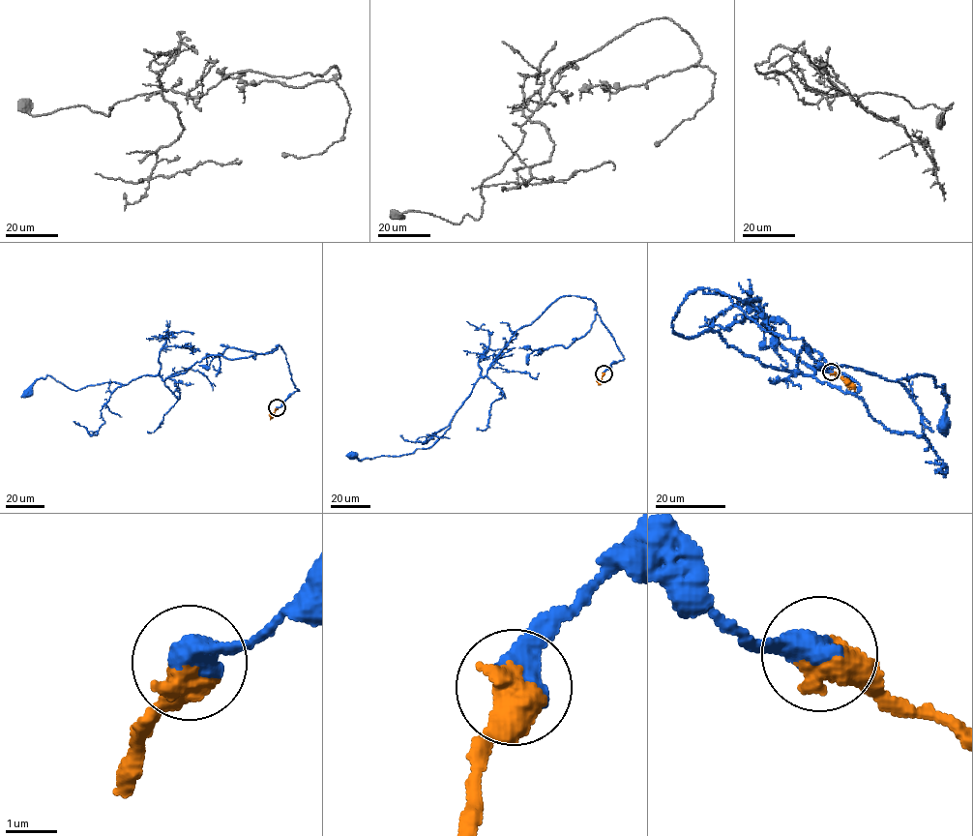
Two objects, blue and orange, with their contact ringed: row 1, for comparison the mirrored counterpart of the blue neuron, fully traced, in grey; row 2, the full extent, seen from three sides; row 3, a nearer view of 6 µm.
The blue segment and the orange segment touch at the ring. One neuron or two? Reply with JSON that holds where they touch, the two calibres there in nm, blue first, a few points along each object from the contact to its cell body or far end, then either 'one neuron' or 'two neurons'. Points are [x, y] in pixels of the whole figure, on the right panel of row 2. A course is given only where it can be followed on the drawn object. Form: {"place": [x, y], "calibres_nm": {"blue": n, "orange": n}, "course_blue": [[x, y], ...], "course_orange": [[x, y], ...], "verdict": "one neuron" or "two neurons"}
{"place": [831, 372], "calibres_nm": {"blue": 600, "orange": 700}, "course_blue": [[831, 372], [719, 291], [695, 289], [672, 319], [675, 334], [718, 331], [806, 374], [930, 375], [946, 425]], "course_orange": [[831, 372], [846, 379], [855, 389]], "verdict": "one neuron"}

